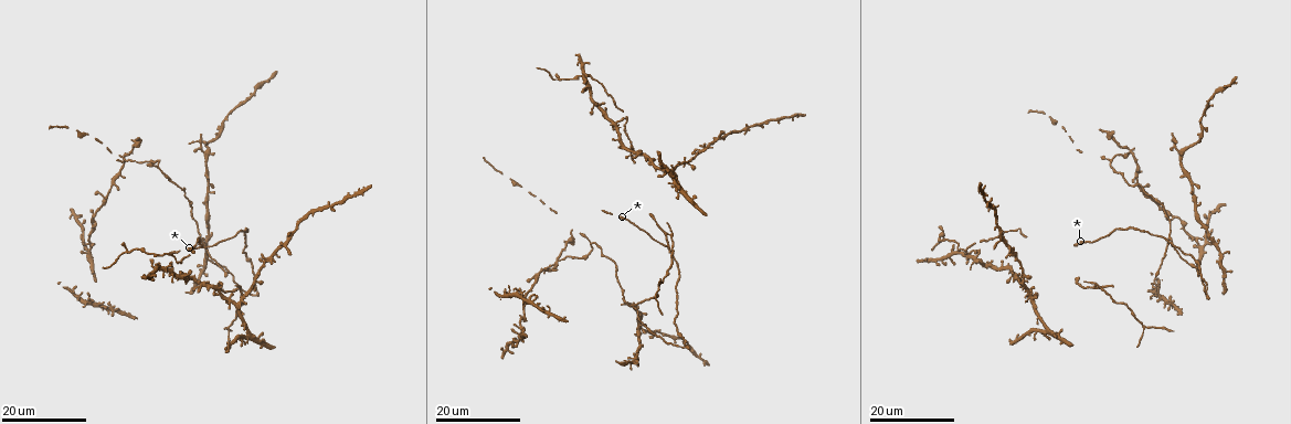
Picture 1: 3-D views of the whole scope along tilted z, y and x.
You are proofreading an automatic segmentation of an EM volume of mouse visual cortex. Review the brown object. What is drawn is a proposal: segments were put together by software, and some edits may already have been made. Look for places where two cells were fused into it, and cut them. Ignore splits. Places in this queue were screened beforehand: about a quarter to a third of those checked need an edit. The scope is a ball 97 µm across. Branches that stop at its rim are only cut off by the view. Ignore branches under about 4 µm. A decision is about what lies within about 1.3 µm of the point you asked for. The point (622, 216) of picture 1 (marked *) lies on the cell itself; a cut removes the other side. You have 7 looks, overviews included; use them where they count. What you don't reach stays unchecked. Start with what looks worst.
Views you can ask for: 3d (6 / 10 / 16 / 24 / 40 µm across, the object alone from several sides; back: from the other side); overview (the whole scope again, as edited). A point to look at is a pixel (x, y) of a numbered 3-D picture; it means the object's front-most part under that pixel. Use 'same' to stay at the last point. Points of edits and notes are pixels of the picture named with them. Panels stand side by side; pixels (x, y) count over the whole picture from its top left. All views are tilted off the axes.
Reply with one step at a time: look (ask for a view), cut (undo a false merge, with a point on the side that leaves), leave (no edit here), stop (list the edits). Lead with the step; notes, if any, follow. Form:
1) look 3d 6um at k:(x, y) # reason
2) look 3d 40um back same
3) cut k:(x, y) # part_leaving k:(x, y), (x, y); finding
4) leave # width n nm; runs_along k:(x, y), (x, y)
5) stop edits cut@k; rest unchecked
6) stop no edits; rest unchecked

look 3d 24um at 1:(633, 306) # two arms in line, one across

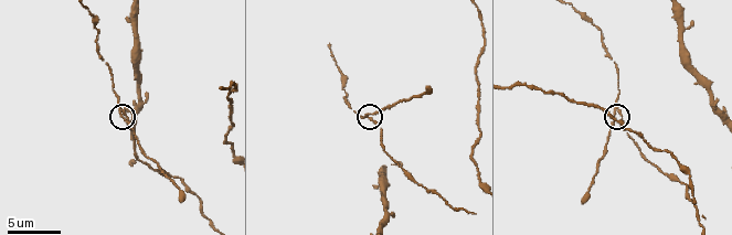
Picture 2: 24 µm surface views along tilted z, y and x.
look 3d 10um at 2:(120, 116) # zoom in

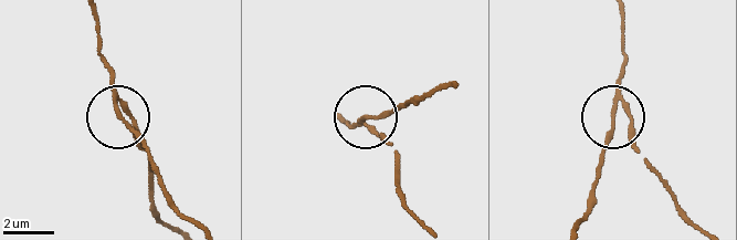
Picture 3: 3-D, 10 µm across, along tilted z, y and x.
look 3d 6um at 3:(118, 115) # closer look

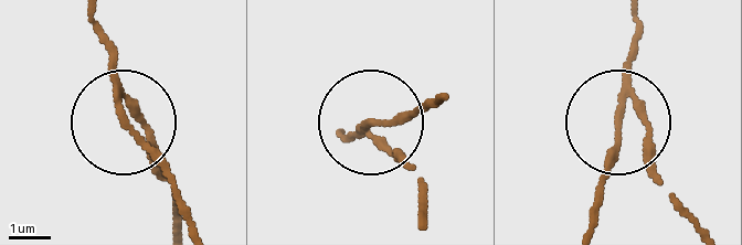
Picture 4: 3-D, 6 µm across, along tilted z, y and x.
cut 4:(147, 149) # width 150 nm; part_leaving 4:(626, 91), (593, 227); a second cell is stuck on

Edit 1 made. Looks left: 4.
look overview

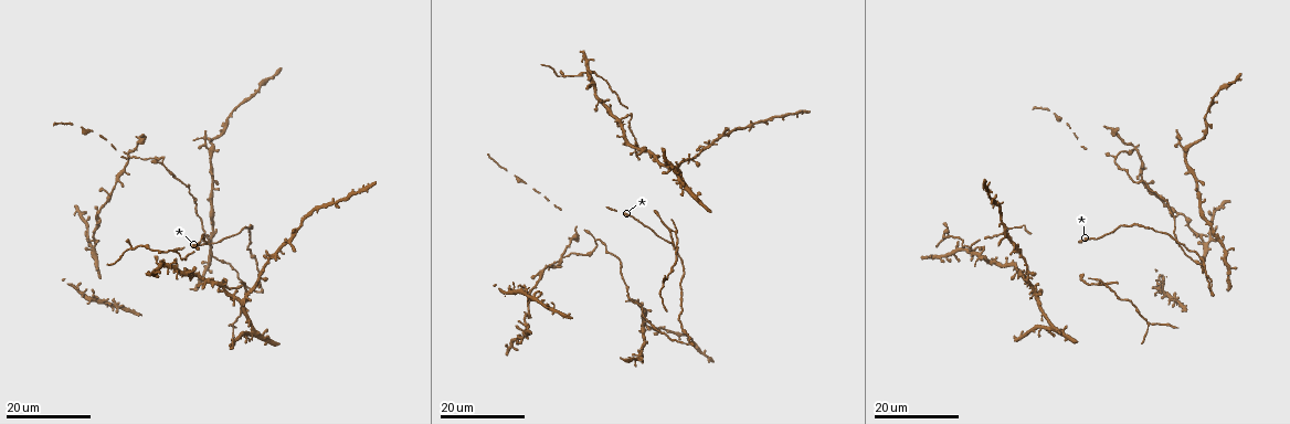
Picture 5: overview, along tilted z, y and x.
look 3d 24um at 5:(561, 257) # four arms meet

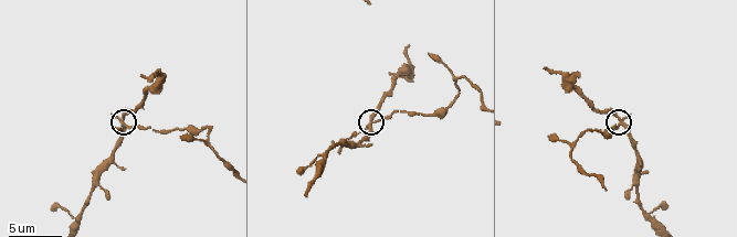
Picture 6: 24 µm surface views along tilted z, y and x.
look 3d 6um at 6:(120, 120)

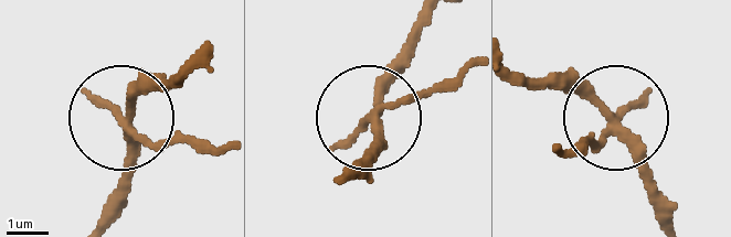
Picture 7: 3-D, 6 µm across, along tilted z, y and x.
cut 7:(129, 180) # a second cell is stuck on

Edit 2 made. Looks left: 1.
stop edits cut@4, cut@7; rest unchecked

